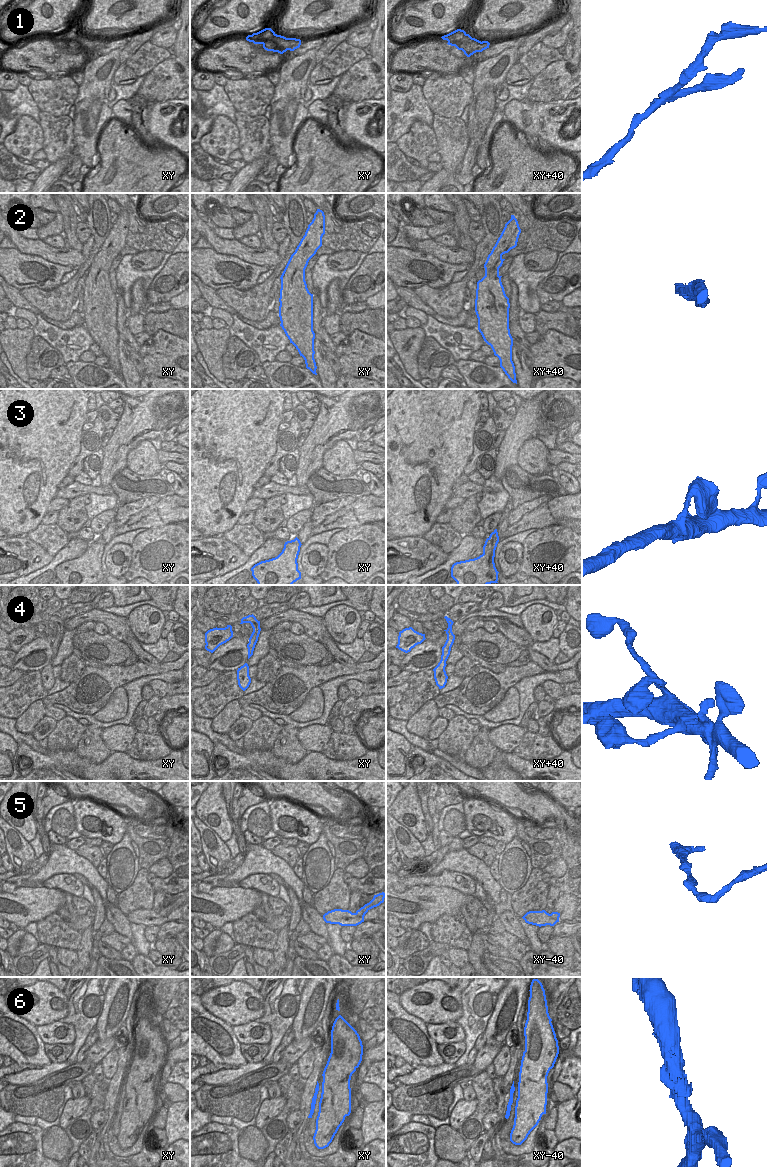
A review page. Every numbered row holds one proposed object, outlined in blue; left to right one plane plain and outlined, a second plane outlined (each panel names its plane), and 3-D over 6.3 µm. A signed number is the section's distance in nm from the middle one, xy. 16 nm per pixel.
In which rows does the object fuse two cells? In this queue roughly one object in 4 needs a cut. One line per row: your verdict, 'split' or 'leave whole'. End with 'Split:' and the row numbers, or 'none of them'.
1: split
2: leave whole
3: leave whole
4: leave whole
5: split
6: leave whole
Split: 1, 5

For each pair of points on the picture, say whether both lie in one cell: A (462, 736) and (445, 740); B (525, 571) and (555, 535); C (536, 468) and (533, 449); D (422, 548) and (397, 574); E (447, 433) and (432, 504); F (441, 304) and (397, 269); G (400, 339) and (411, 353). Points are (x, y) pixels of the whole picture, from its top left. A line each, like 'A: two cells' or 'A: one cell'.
A: one cell
B: one cell
C: one cell
D: one cell
E: one cell
F: two cells
G: one cell

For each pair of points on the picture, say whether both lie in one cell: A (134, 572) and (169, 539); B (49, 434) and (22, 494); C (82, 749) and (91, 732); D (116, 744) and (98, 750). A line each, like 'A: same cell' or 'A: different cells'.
A: same cell
B: same cell
C: same cell
D: different cells

